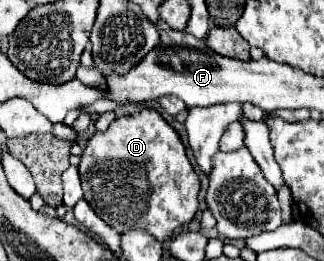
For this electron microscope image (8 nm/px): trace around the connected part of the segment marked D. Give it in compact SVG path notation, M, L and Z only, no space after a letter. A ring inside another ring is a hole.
M143 108L133 116L121 116L111 122L107 132L93 134L87 140L87 148L81 156L79 174L85 200L95 210L95 214L119 234L139 228L153 234L159 242L165 242L179 226L191 222L199 206L199 176L185 154L185 146L175 128L169 126L153 108Z

